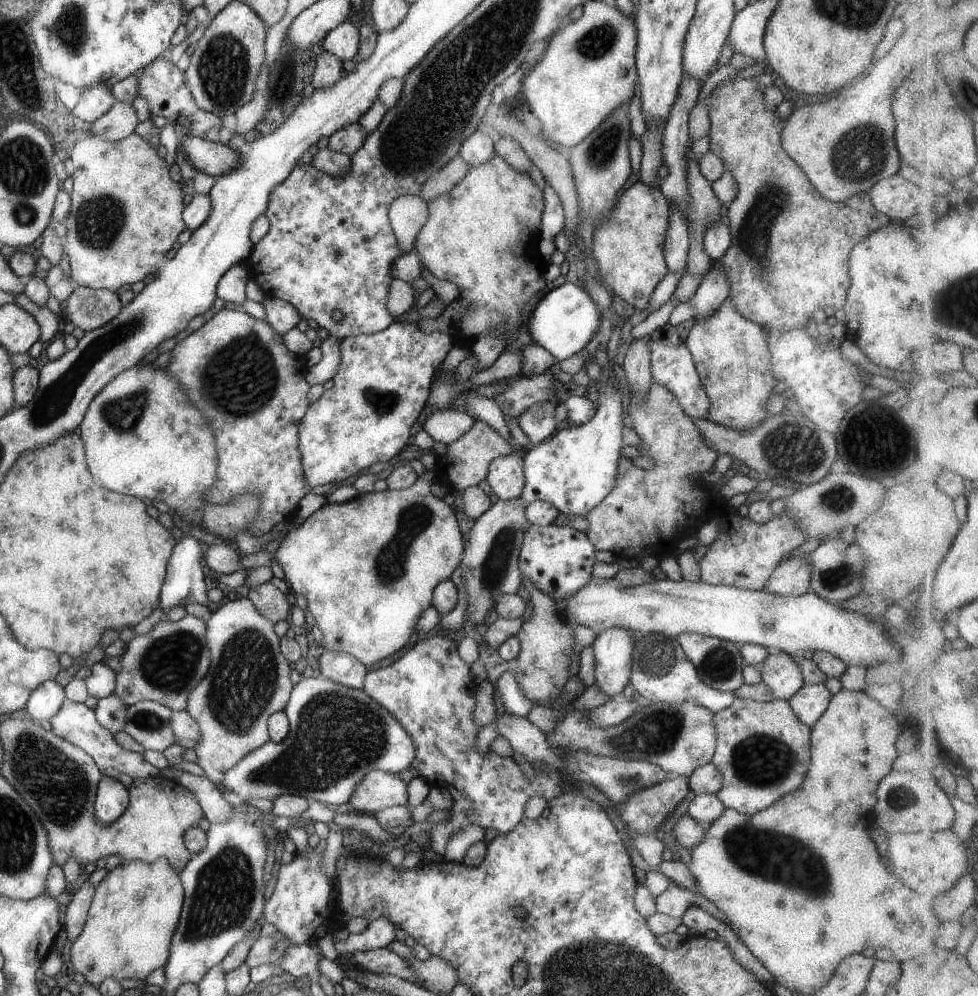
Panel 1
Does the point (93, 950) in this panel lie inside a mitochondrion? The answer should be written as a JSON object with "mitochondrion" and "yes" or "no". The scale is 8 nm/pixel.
{"mitochondrion":"no"}

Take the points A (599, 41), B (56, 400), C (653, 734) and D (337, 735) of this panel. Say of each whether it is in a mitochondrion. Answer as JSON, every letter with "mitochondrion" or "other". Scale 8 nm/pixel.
{"A":"mitochondrion","B":"mitochondrion","C":"mitochondrion","D":"mitochondrion"}

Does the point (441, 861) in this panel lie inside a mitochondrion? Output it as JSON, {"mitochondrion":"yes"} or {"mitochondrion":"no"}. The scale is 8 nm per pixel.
{"mitochondrion":"no"}

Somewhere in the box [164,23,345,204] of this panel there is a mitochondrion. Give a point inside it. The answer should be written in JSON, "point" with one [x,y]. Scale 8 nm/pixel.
{"point":[224,67]}

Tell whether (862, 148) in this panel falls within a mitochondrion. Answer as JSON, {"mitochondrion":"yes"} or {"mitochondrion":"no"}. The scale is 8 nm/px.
{"mitochondrion":"yes"}

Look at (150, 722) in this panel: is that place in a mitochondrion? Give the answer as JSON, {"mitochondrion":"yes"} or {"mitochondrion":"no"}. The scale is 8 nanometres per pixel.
{"mitochondrion":"yes"}

